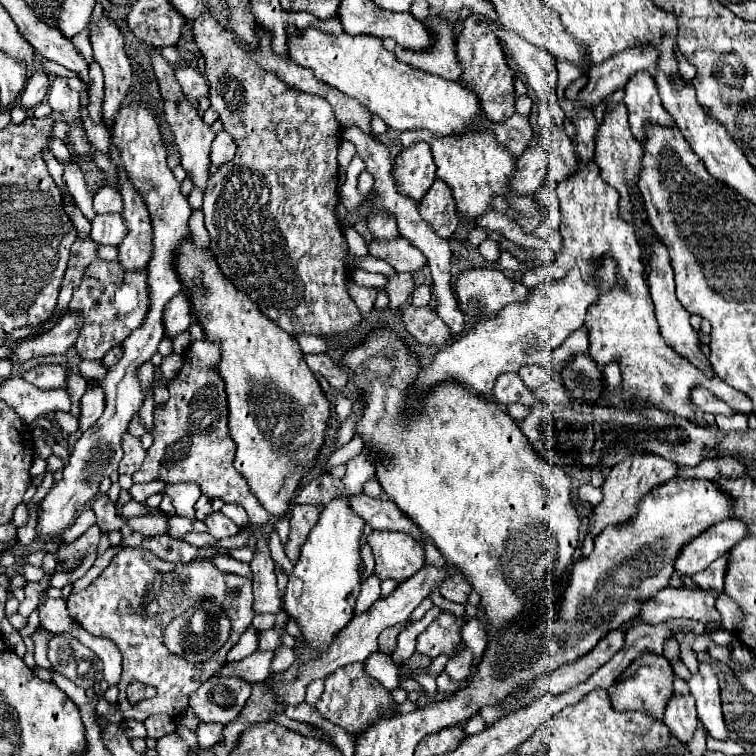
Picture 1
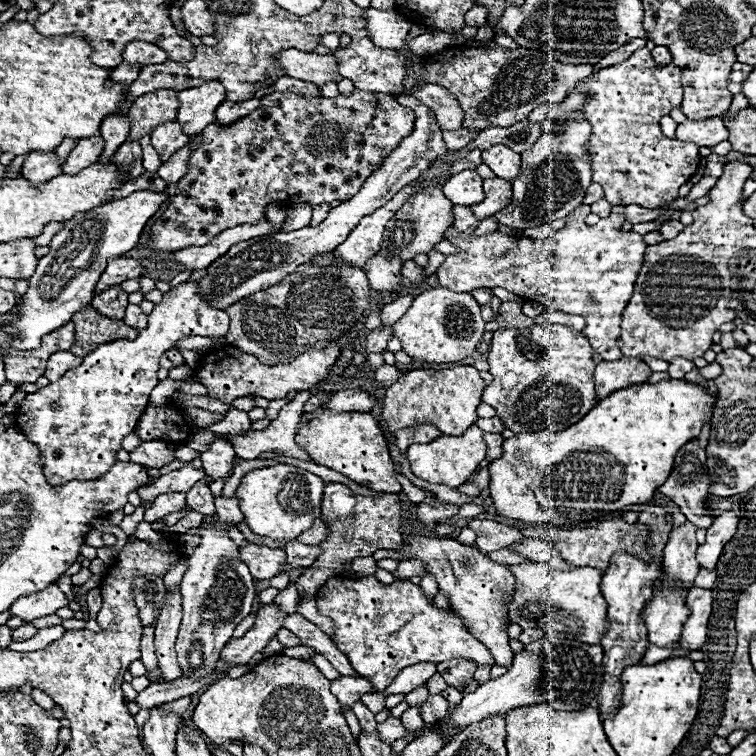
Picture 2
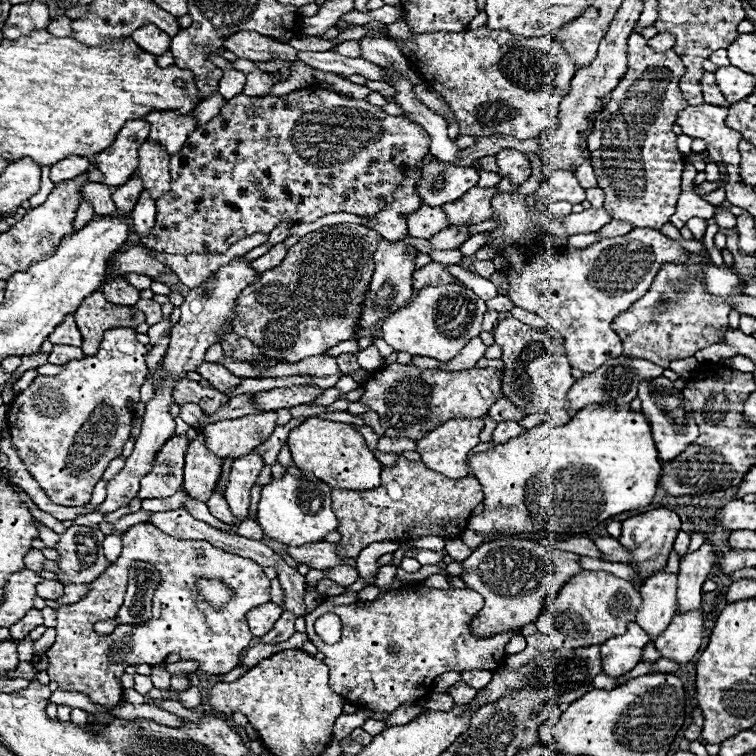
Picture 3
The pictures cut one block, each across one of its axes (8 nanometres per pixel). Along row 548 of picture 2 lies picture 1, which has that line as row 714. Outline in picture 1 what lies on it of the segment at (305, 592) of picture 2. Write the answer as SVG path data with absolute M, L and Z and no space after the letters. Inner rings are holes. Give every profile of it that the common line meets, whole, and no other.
M352 664L352 666L344 666L344 668L338 668L336 672L332 672L326 680L324 680L326 688L324 688L324 694L322 698L318 700L316 704L316 710L326 718L330 720L332 724L338 724L342 726L348 734L354 734L354 732L360 732L362 728L368 728L372 726L374 722L380 720L380 714L384 712L384 718L392 718L396 714L390 714L386 712L384 706L390 706L392 704L392 696L386 688L382 688L382 684L374 678L370 678L366 672L364 672L364 666L362 664Z

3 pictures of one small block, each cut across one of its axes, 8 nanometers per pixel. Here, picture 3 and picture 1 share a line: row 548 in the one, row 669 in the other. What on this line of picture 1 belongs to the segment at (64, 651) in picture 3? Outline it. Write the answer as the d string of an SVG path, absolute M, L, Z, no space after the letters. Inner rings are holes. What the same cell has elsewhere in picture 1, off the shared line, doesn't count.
M124 548L116 558L112 558L108 568L90 584L90 588L70 594L66 602L70 618L74 618L88 634L110 638L122 652L118 708L122 710L124 718L138 722L144 722L154 714L180 716L188 708L188 696L226 664L230 648L240 640L254 618L250 578L220 572L210 562L166 562L144 548ZM206 598L214 598L226 606L226 612L232 620L232 632L228 642L214 654L214 658L204 664L190 664L166 650L162 644L162 632L174 616L186 612L192 604L198 604ZM134 680L154 686L158 690L156 696L138 704L130 704L126 697L126 686Z

